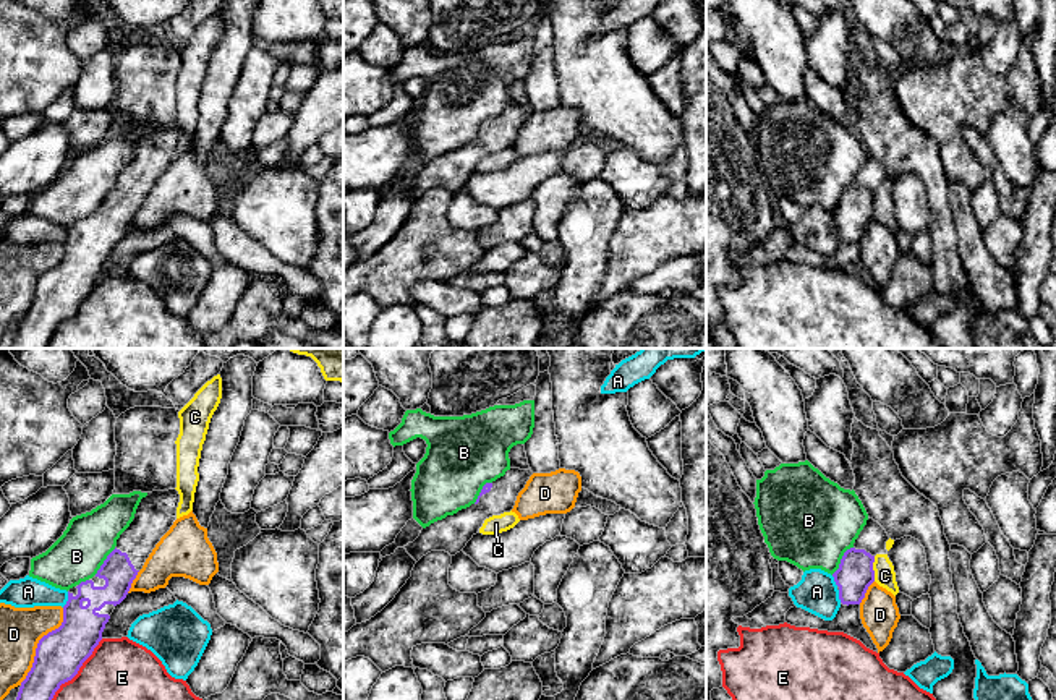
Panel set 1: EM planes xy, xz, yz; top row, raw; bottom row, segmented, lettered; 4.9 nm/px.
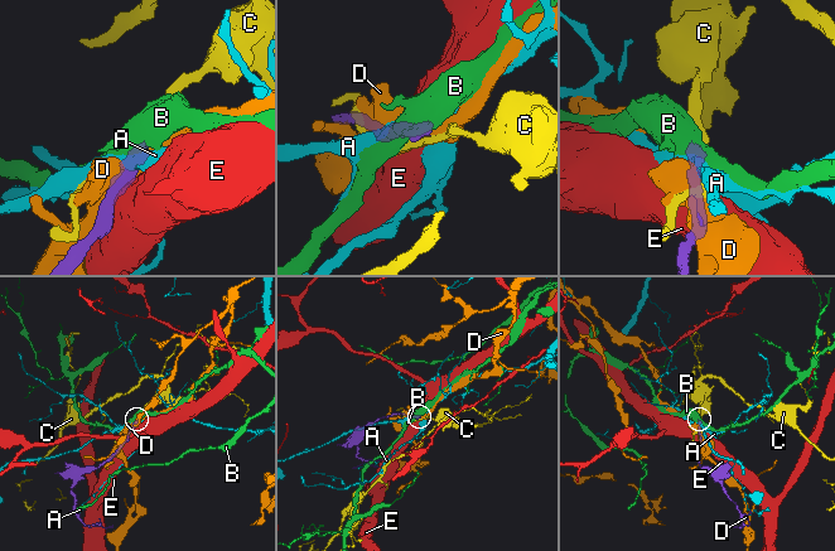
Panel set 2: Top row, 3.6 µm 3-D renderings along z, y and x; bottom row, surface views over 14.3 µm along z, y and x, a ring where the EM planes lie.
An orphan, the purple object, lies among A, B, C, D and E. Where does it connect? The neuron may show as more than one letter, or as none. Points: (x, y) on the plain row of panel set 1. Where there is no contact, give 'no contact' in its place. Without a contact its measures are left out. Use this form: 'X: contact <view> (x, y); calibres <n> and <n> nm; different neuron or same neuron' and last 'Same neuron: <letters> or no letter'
A: contact xy (68, 237); calibres 220 and 150 nm; different neuron
B: contact yz (841, 196); calibres 180 and 460 nm; different neuron
C: contact yz (872, 206); calibres 180 and 110 nm; different neuron
D: contact xy (38, 281); calibres 240 and 200 nm; different neuron
E: contact xy (73, 313); calibres 240 and 500 nm; different neuron
Same neuron: no letter

